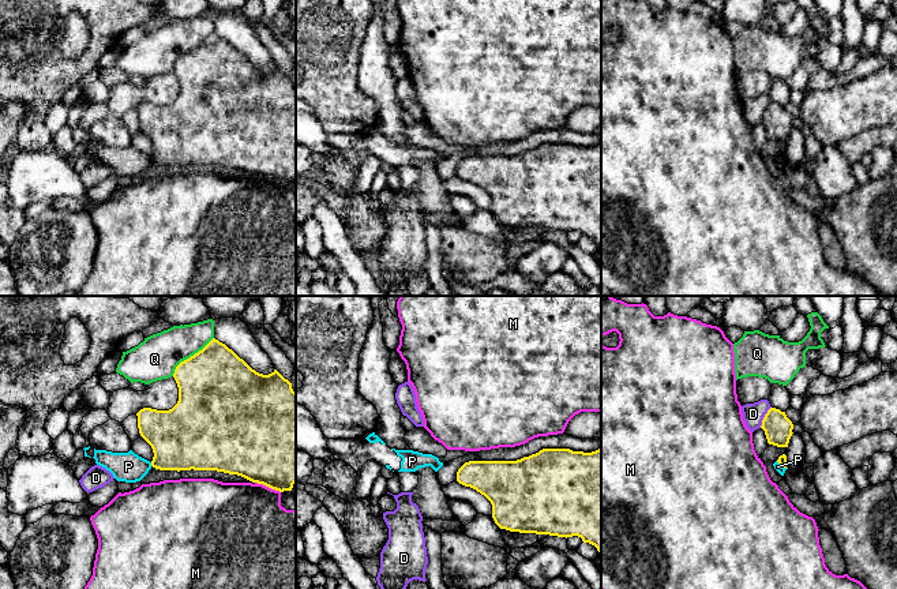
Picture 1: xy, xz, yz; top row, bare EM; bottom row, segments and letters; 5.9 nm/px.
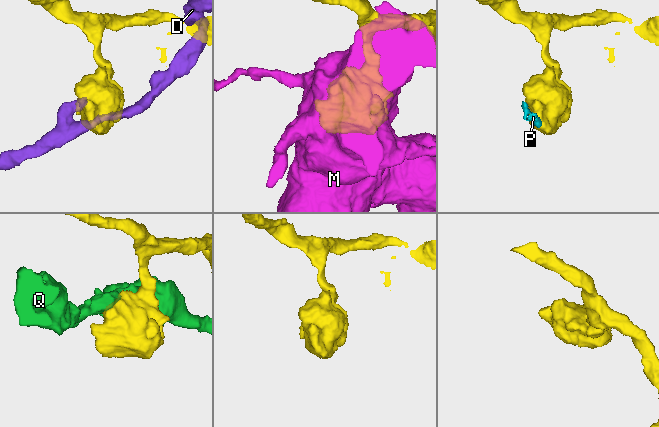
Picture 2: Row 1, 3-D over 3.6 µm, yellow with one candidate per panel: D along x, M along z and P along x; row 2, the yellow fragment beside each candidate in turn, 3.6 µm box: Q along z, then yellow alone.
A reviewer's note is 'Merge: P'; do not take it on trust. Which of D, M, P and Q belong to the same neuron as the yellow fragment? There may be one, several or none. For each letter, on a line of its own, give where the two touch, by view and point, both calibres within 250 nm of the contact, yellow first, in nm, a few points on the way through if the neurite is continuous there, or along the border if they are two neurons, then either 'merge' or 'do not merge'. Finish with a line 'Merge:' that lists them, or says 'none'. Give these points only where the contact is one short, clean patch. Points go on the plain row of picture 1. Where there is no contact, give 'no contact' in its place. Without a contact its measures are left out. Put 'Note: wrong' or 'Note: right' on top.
Note: wrong
D: contact yz (764, 112); calibres 170 and 130 nm; do not merge
M: contact xy (267, 180); calibres 500 and 460 nm; do not merge
P: contact xy (151, 158); calibres 380 and 180 nm; border xy (150, 157), (151, 160); do not merge
Q: contact xy (191, 51); calibres 460 and 260 nm; do not merge
Merge: none

